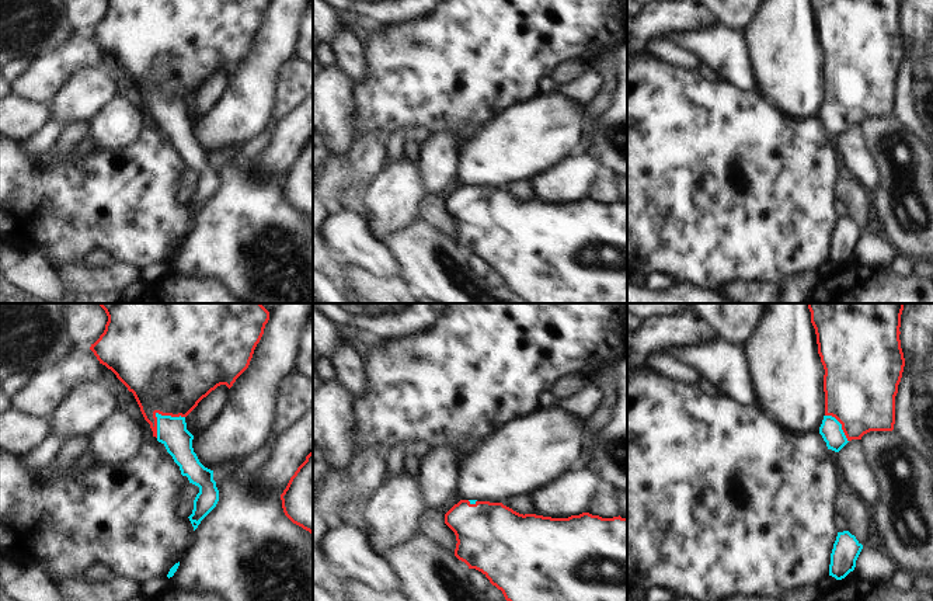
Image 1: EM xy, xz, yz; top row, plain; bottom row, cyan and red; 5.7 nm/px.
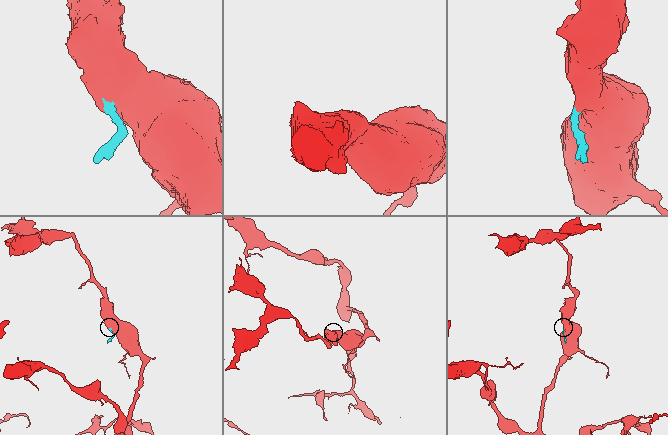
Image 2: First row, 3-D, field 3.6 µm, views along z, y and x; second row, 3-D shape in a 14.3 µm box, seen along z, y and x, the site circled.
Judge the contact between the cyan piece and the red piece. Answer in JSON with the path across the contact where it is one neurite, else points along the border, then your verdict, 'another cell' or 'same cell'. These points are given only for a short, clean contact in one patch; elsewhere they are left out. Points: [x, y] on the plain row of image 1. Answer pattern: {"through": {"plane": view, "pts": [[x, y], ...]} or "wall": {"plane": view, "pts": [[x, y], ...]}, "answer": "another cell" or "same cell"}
{"through": {"plane": "xy", "pts": [[171, 117], [159, 100], [164, 94], [169, 58]]}, "answer": "same cell"}

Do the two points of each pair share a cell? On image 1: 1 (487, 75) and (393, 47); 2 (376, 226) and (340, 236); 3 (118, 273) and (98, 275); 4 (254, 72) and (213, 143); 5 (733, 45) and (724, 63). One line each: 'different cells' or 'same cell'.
1: same cell
2: different cells
3: same cell
4: same cell
5: same cell

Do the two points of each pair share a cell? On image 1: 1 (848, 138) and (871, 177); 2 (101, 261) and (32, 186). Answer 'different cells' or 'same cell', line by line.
1: same cell
2: different cells

